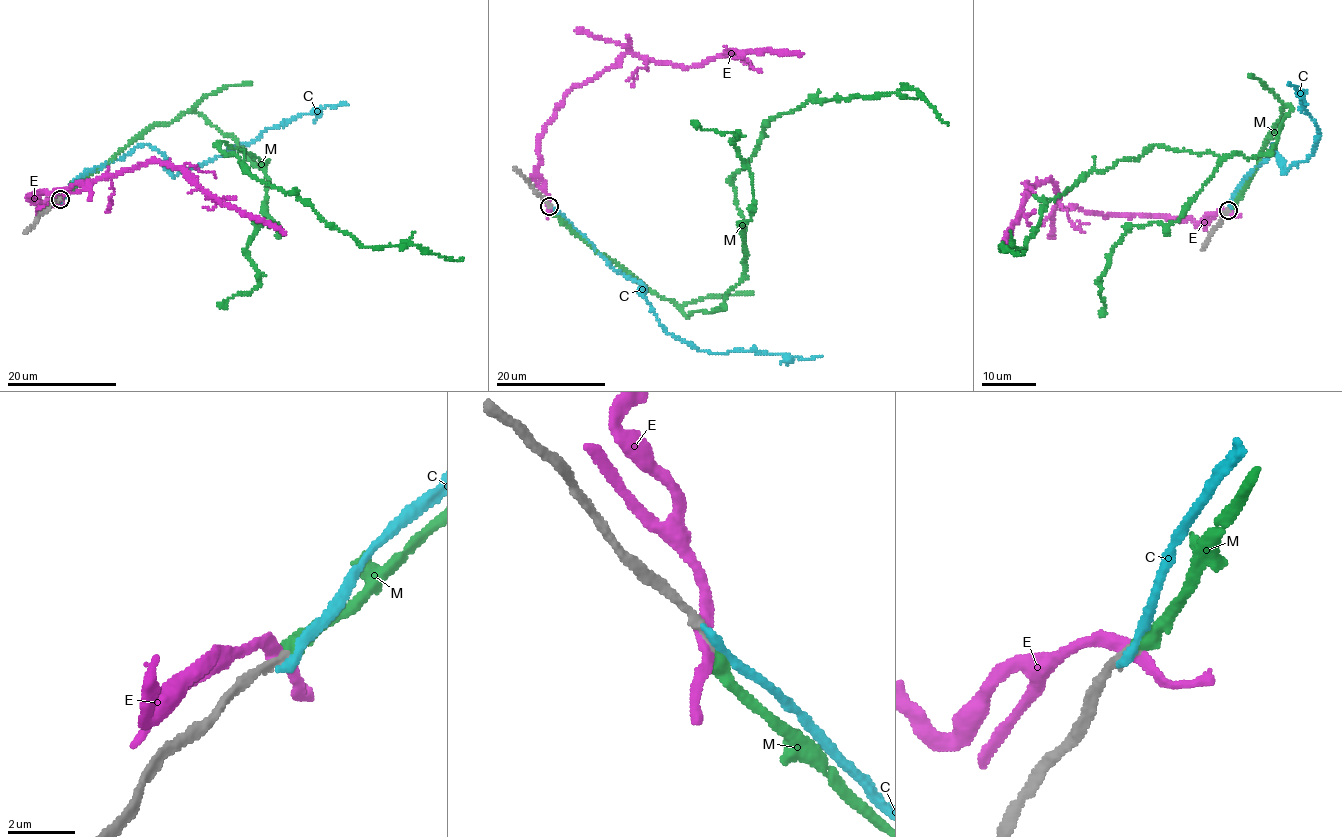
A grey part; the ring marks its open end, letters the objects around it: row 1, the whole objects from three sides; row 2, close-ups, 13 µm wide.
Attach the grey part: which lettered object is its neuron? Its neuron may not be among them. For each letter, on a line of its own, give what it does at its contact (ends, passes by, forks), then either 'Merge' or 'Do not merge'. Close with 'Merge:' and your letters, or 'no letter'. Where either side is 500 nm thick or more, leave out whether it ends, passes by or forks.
C: It ends there. Do not merge
E: It passes by. Do not merge
M: It ends there. Merge
Merge: M

